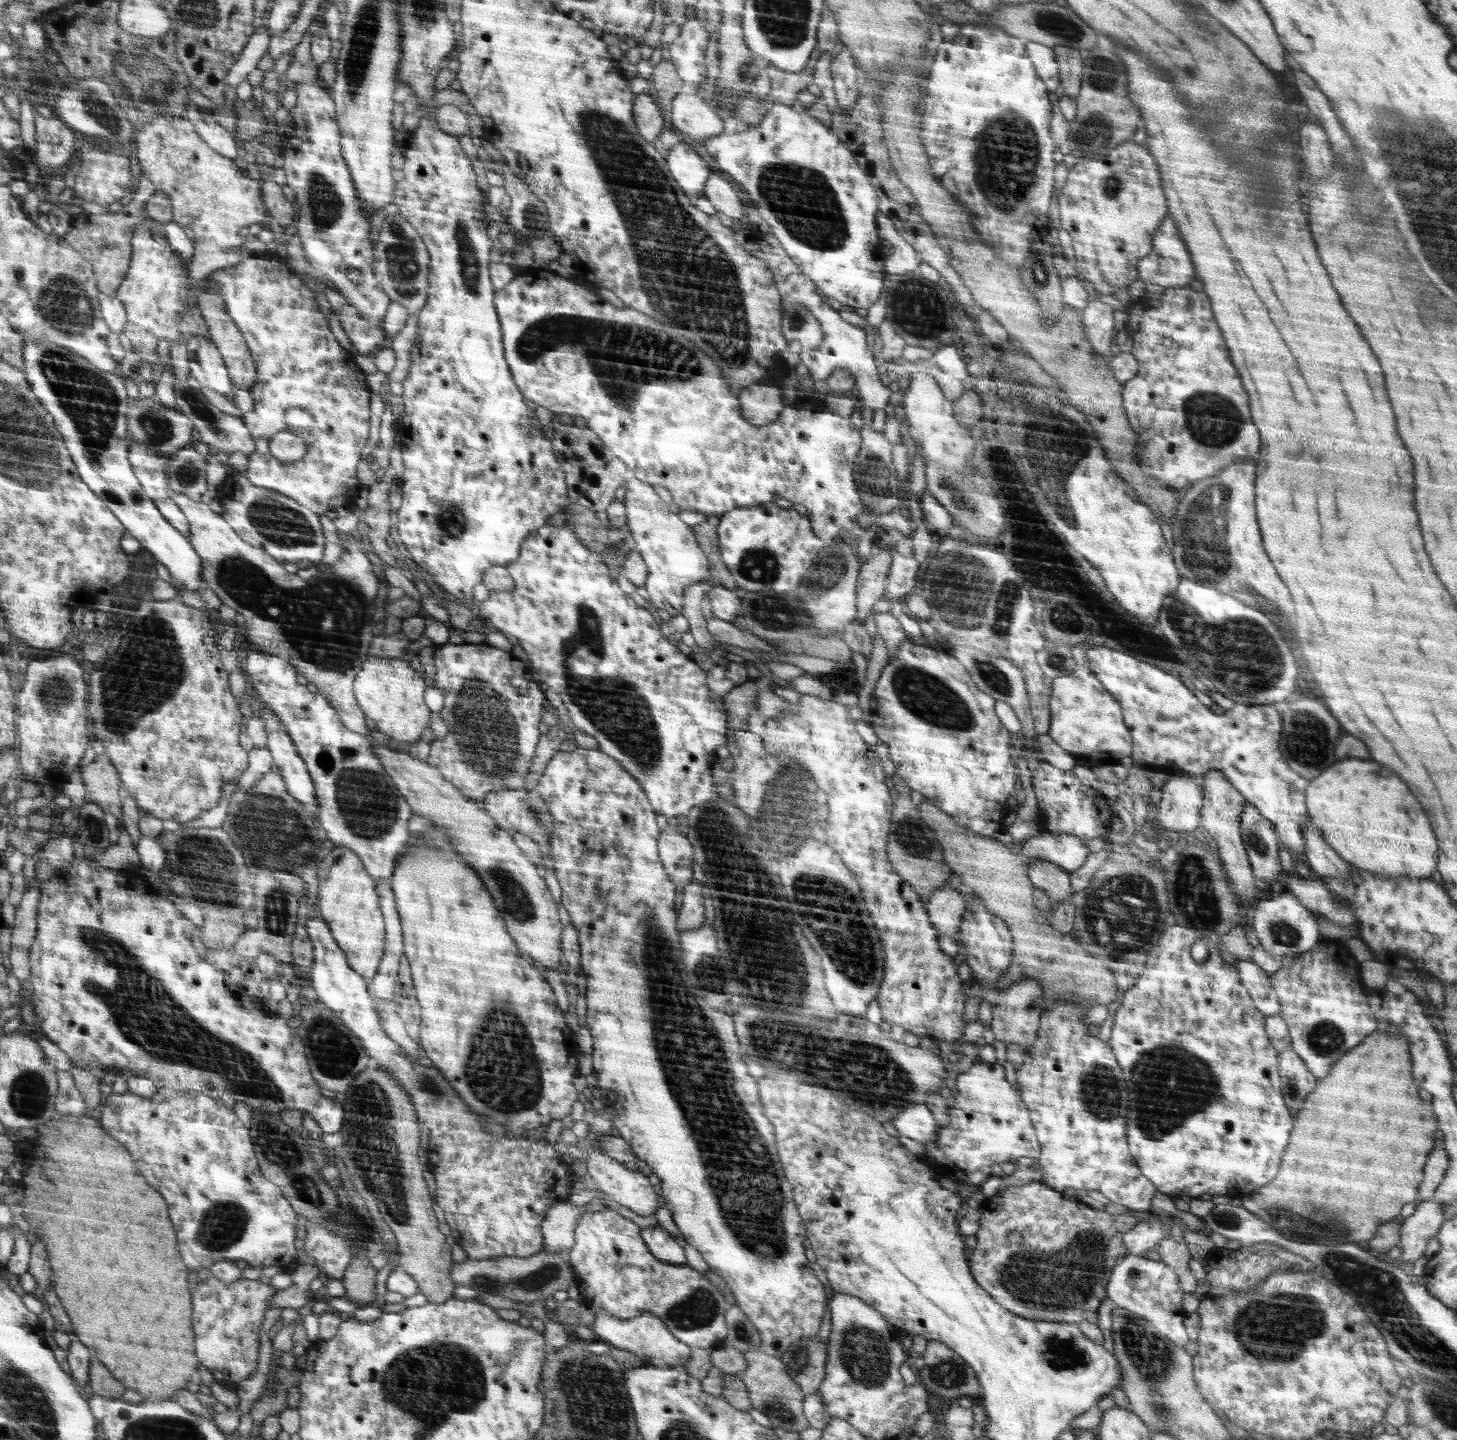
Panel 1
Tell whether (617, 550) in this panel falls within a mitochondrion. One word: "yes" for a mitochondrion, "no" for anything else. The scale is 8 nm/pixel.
yes

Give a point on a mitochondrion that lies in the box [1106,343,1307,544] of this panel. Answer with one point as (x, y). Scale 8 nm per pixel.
(1213, 421)

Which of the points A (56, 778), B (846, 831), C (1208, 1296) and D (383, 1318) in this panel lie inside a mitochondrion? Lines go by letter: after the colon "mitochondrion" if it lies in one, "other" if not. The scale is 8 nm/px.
A: other
B: other
C: other
D: other

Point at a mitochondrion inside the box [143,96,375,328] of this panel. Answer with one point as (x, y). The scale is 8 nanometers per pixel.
(324, 205)

